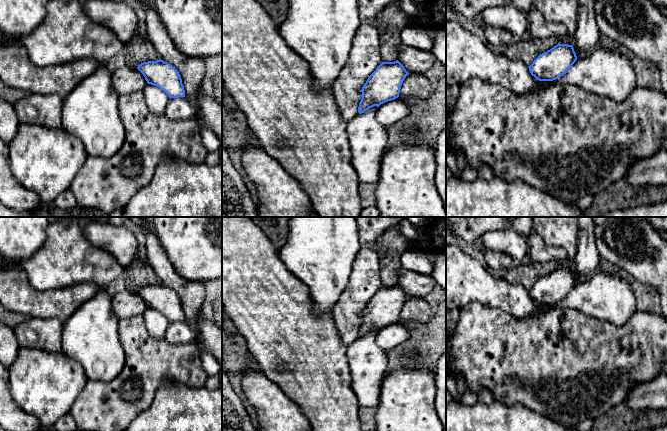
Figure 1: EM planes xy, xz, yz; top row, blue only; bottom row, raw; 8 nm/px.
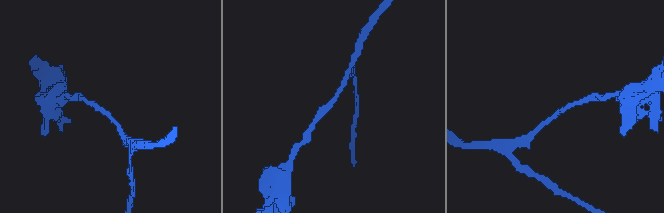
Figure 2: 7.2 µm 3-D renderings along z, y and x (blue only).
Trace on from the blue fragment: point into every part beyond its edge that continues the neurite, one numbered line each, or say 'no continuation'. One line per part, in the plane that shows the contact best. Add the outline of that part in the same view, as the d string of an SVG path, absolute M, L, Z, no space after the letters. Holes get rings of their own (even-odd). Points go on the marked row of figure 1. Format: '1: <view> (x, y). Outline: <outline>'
no continuation

